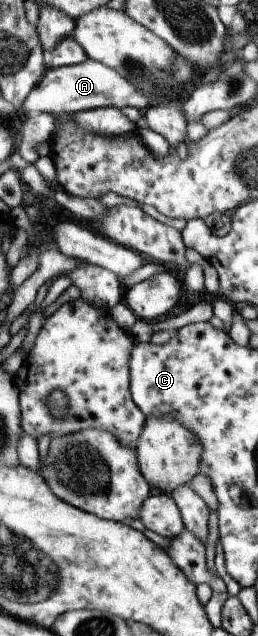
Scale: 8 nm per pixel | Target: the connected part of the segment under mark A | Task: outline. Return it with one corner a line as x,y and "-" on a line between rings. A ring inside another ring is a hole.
89,59
85,64
49,68
41,83
21,106
21,110
28,115
47,112
62,116
105,107
135,107
146,111
150,106
149,92
143,92
137,84
127,82
127,78
121,76
117,70
101,64
98,60

